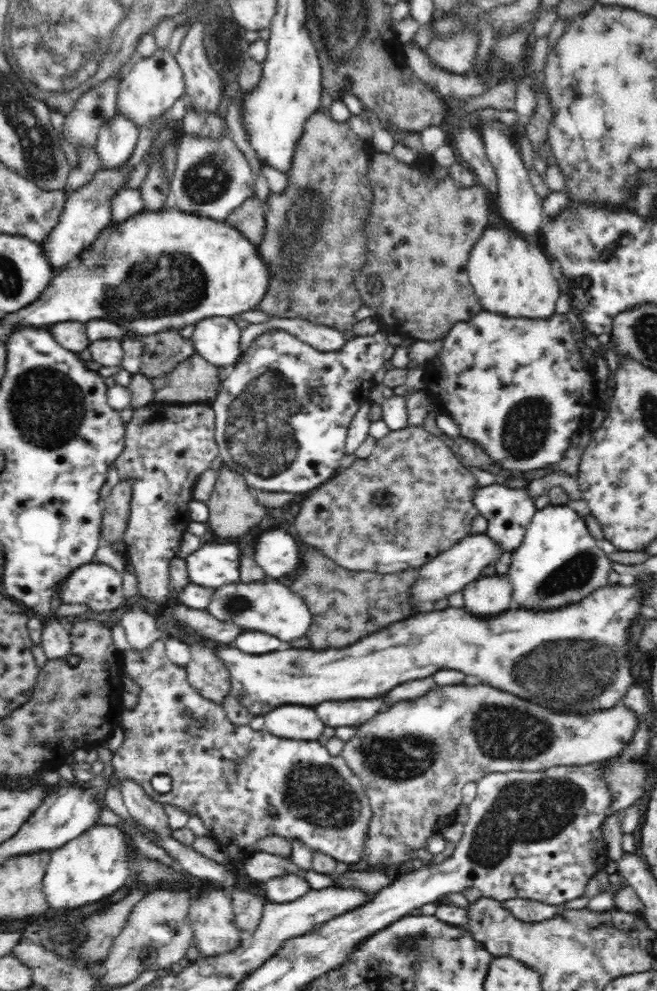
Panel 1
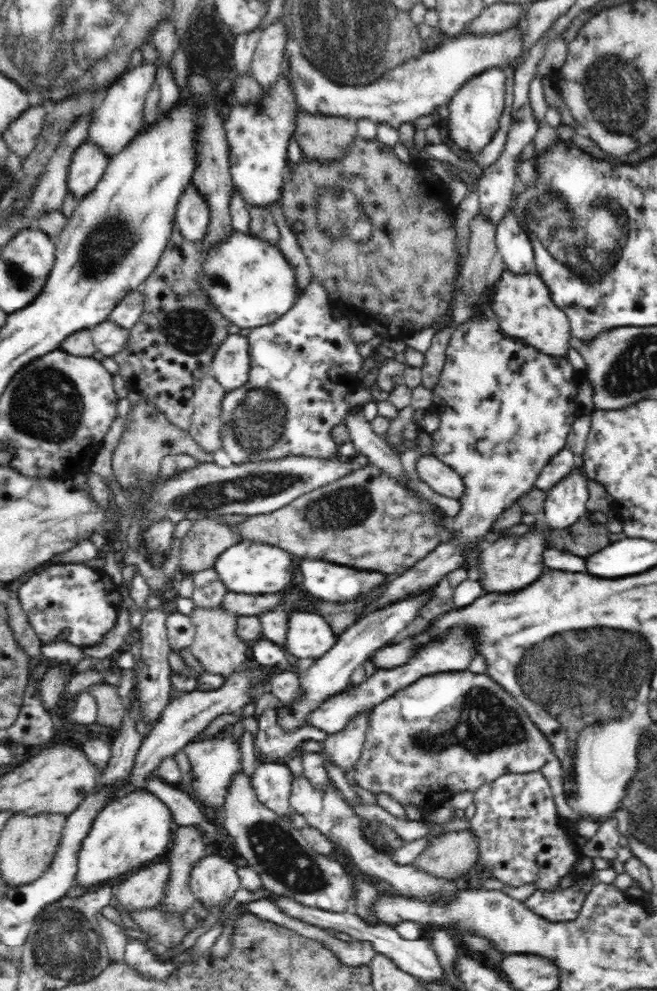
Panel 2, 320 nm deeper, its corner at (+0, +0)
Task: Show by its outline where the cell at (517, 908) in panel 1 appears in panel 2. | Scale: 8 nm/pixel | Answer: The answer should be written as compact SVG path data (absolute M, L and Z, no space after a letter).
M595 871L574 873L573 884L564 889L537 889L524 903L532 912L550 922L576 919L586 895L596 883L600 883L595 878Z

